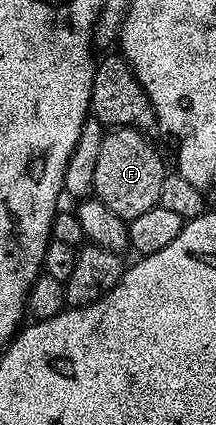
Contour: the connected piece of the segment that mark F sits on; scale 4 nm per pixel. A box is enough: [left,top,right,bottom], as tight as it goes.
[93,127,165,221]

